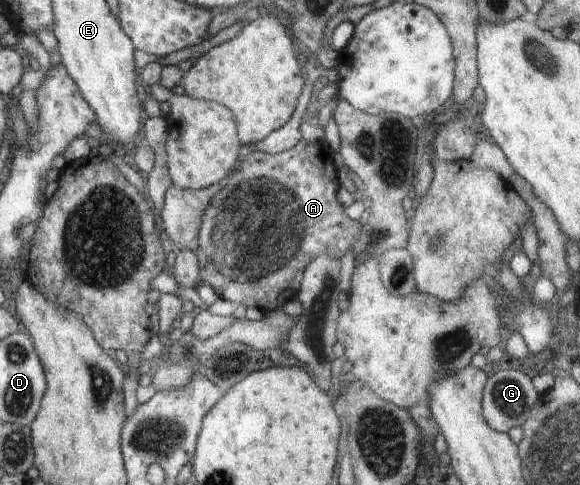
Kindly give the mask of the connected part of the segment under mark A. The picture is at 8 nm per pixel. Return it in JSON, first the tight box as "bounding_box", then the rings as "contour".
{"bounding_box":[198,140,361,313],"contour":[[[300,140],[293,148],[285,150],[279,153],[269,154],[262,151],[250,151],[244,160],[240,162],[238,170],[228,178],[226,186],[222,190],[218,190],[210,204],[206,206],[204,214],[202,214],[202,224],[198,233],[199,247],[204,256],[206,256],[206,264],[204,264],[204,270],[202,270],[202,280],[205,284],[212,287],[212,290],[218,297],[226,298],[230,300],[234,306],[243,304],[246,308],[258,308],[264,313],[278,310],[288,300],[296,296],[299,286],[302,282],[304,270],[308,268],[308,264],[320,256],[320,254],[326,254],[330,252],[334,258],[340,258],[346,254],[349,248],[353,248],[356,244],[357,237],[360,235],[361,221],[351,219],[346,213],[340,210],[340,200],[336,200],[338,191],[340,189],[338,182],[337,166],[334,162],[334,152],[330,149],[324,140],[318,140],[314,144],[308,144],[304,140]]]}

